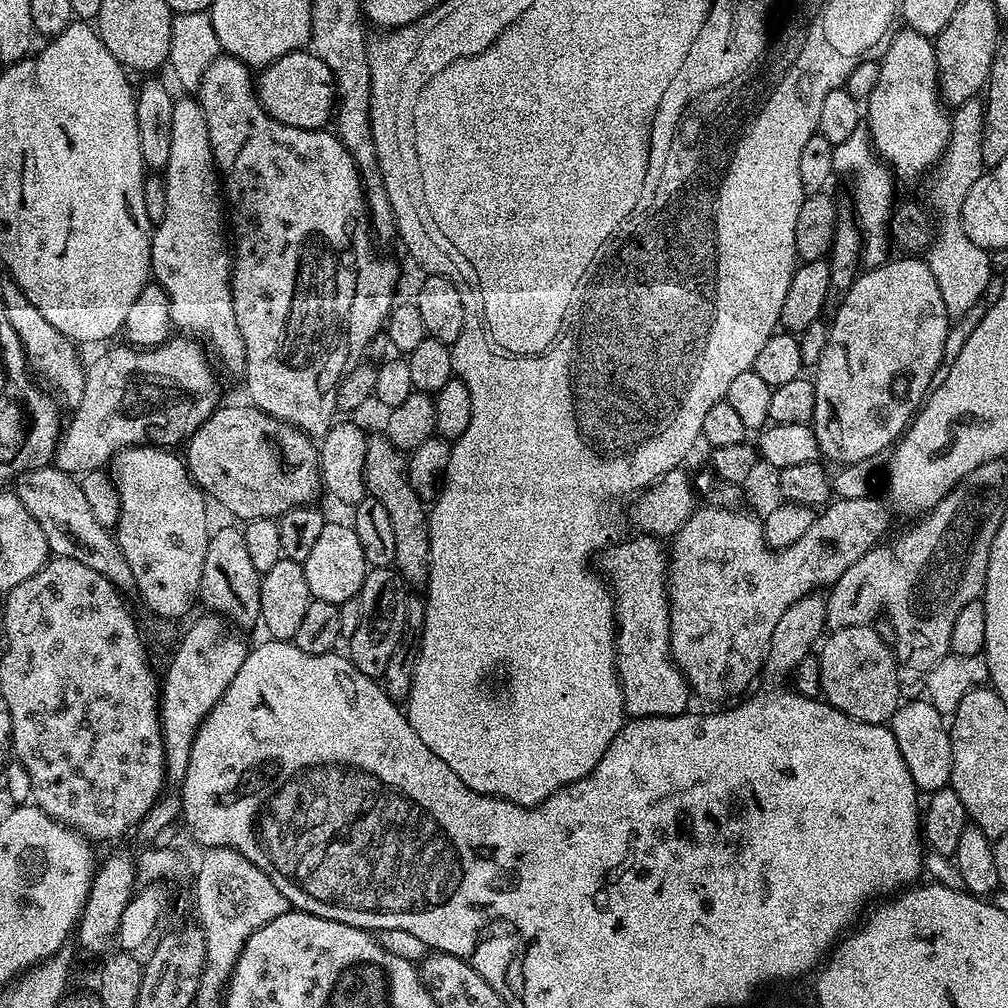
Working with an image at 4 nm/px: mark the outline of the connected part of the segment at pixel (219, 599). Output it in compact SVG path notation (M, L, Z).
M220 528L211 533L206 546L206 562L202 562L202 586L198 597L199 603L205 604L209 613L219 613L236 628L257 627L260 619L260 578L261 572L254 570L254 562L250 559L249 550L246 547L246 538L243 531L237 528Z

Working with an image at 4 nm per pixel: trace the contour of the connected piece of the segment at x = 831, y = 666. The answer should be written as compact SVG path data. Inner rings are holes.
M866 624L850 626L849 628L837 628L831 633L832 637L829 635L819 645L820 691L827 703L832 704L838 710L842 710L842 714L846 714L858 722L888 724L892 719L892 715L896 713L896 709L902 703L900 680L896 677L896 664L898 665L898 660L894 655L893 649L892 652L888 649L887 642L874 629L875 627Z

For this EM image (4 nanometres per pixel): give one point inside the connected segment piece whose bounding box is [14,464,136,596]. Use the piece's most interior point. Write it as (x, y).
(52, 497)

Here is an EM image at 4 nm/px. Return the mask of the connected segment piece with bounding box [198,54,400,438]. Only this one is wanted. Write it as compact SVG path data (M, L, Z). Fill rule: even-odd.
M221 54L217 56L214 62L210 62L210 66L206 70L206 74L202 78L198 89L198 99L202 110L206 114L206 126L210 130L210 146L212 147L212 153L216 159L216 170L217 173L222 177L222 192L226 197L227 207L230 209L230 236L234 241L234 255L232 257L232 301L234 302L234 318L238 322L238 330L242 334L242 342L246 346L246 358L244 359L244 367L242 369L242 375L244 380L248 383L248 396L247 399L251 401L257 408L261 408L266 414L270 414L274 418L278 418L282 422L287 424L293 424L296 428L300 428L306 433L306 435L313 438L322 438L328 433L328 429L332 427L334 421L338 416L338 409L336 407L336 388L340 385L340 379L344 376L345 372L349 368L353 367L361 359L360 356L364 352L364 347L371 342L376 336L376 331L385 327L388 313L392 311L394 307L394 299L392 295L396 292L396 279L399 278L400 272L396 269L396 264L392 260L383 260L382 257L376 256L376 252L372 249L374 245L374 237L370 231L370 225L368 222L368 204L364 201L364 181L360 178L360 171L356 169L356 163L354 158L350 158L350 154L346 150L346 146L342 146L339 136L333 134L328 130L306 130L305 128L295 128L294 126L286 126L282 122L275 120L268 111L260 104L260 97L256 94L256 86L254 83L254 76L250 71L249 65L236 60L233 56L227 54Z

